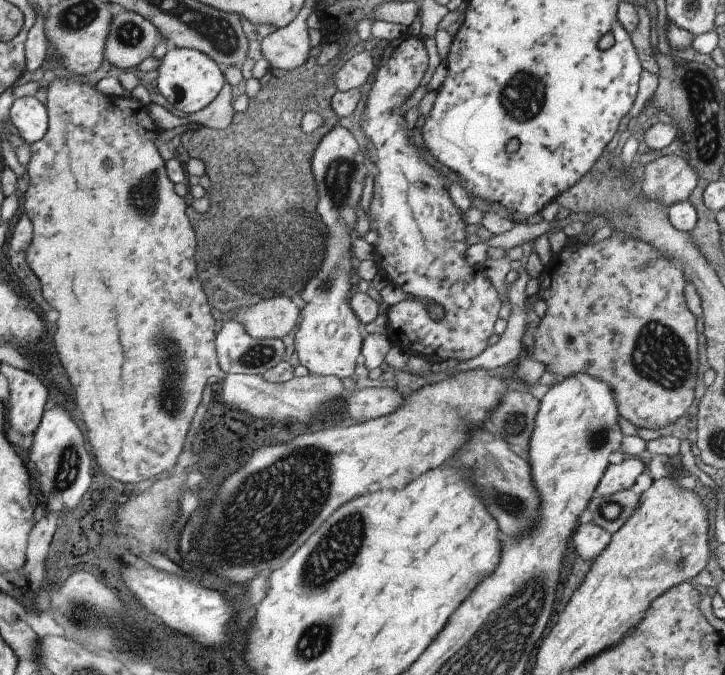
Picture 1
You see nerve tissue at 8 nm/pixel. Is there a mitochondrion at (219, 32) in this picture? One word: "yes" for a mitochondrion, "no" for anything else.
yes

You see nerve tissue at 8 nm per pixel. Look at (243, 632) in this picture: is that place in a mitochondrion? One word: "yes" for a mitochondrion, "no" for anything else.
no

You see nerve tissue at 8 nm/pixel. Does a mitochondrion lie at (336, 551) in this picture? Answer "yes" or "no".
yes

